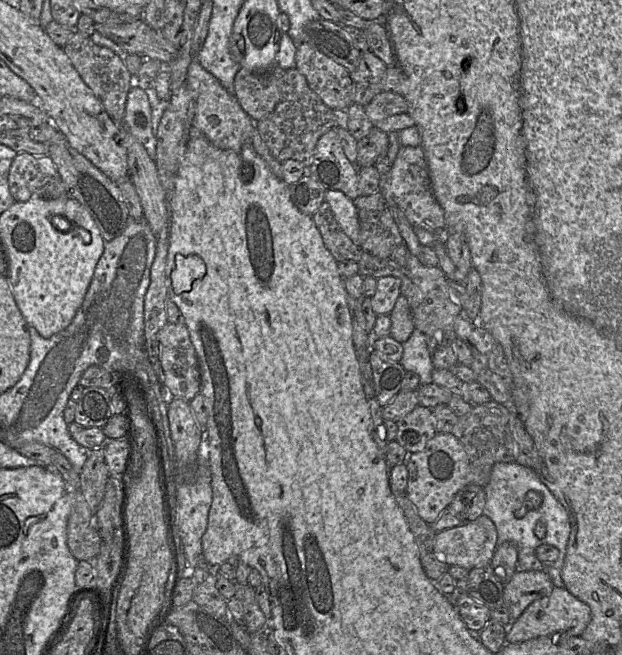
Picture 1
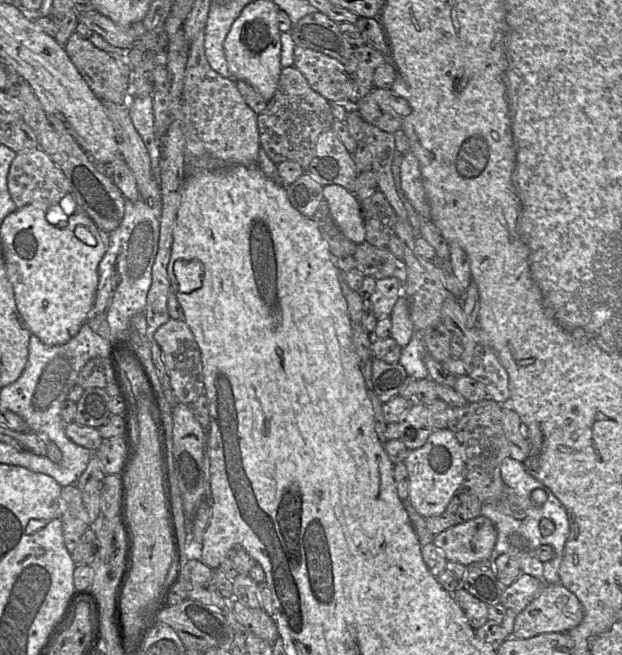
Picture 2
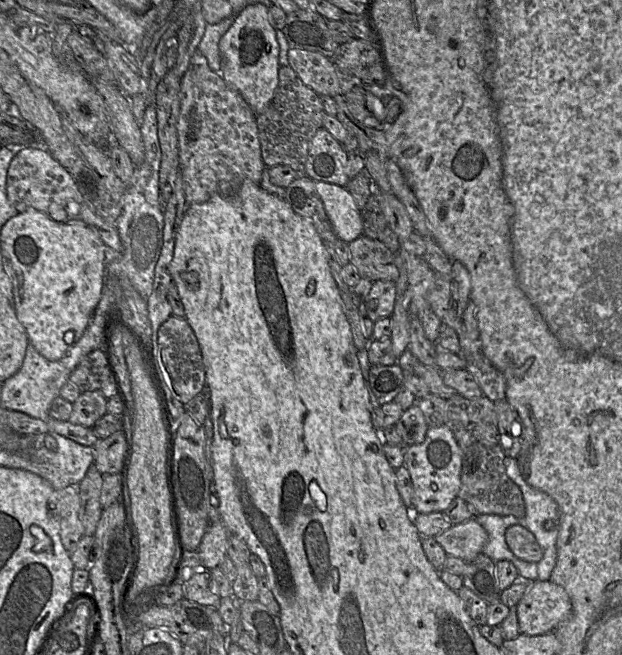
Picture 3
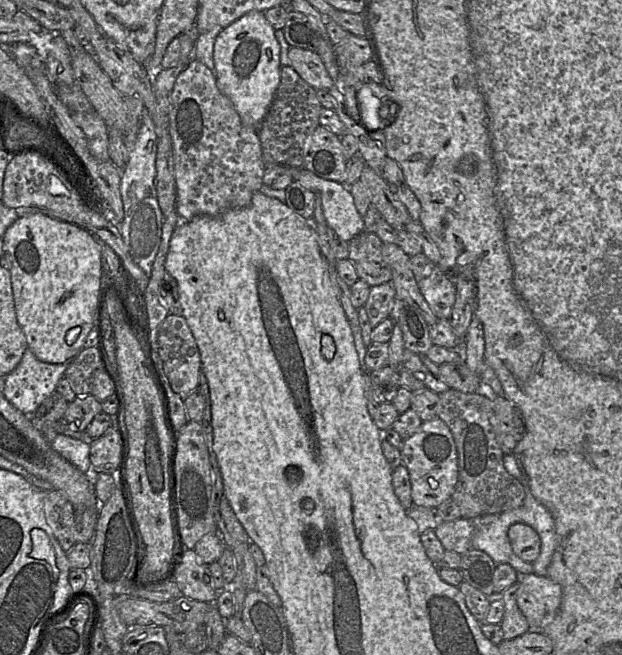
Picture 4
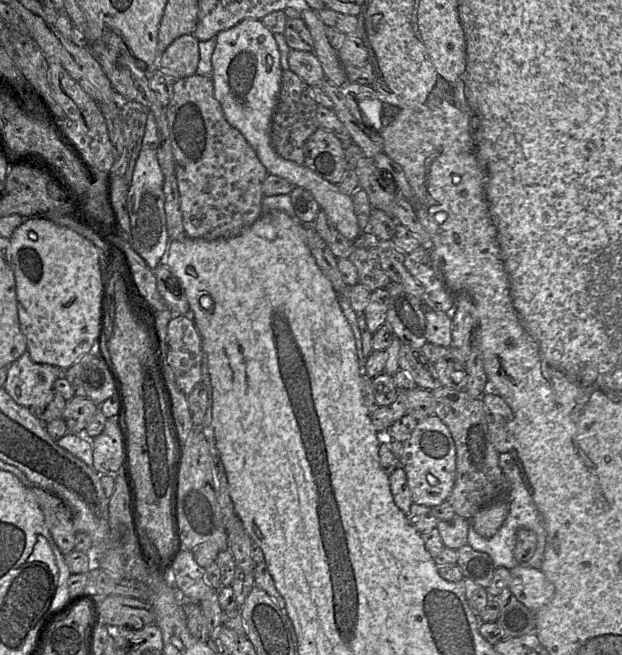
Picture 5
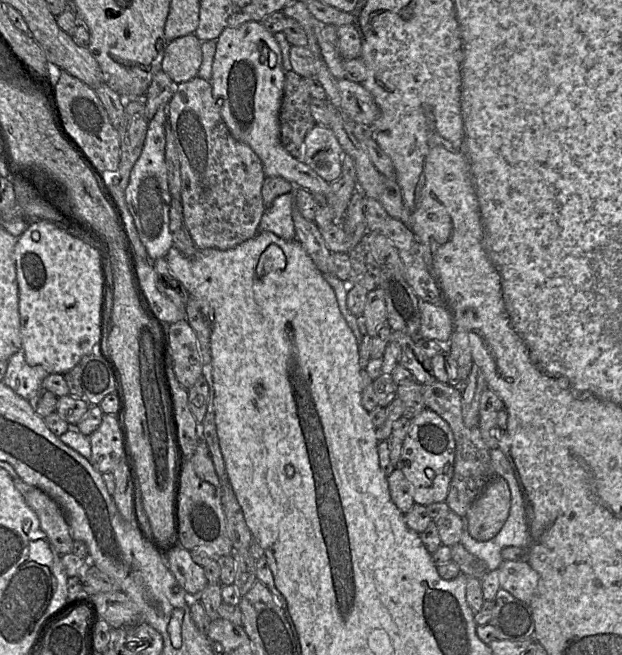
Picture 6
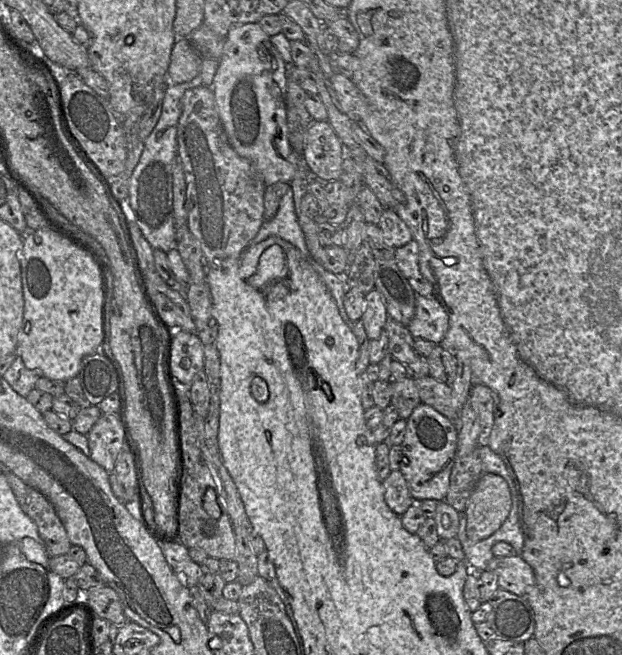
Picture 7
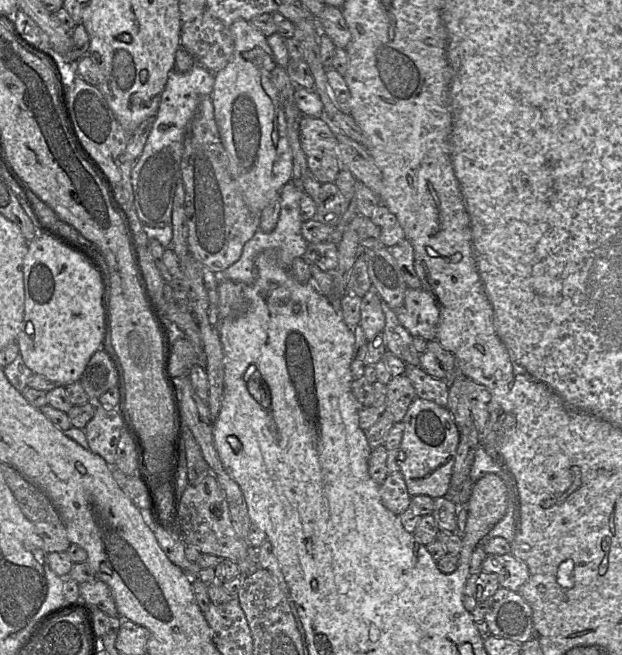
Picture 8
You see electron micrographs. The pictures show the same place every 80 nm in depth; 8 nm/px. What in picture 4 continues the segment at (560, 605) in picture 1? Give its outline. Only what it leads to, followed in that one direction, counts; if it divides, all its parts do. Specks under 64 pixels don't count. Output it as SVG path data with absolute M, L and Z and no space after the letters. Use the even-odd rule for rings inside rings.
M518 574L516 592L517 606L525 616L529 632L541 632L557 613L561 600L562 588L547 576Z

